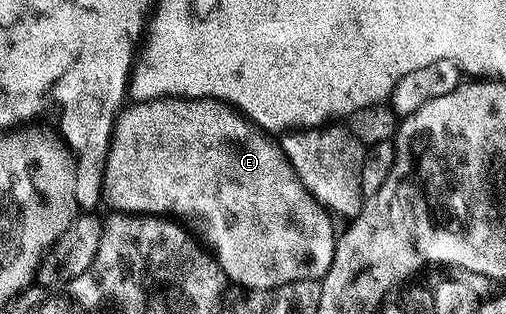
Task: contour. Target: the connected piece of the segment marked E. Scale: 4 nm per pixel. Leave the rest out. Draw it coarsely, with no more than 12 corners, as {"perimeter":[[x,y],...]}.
{"perimeter":[[234,105],[117,116],[112,211],[193,217],[242,289],[319,282],[338,229]]}

